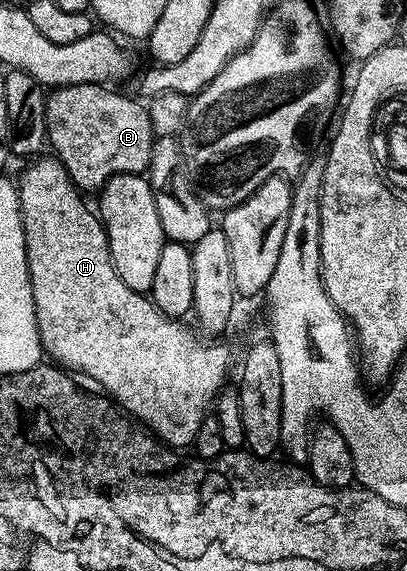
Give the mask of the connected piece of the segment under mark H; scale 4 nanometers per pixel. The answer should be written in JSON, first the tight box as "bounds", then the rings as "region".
{"bounds":[17,158,229,450],"region":[[[50,158],[50,160],[41,159],[34,159],[30,163],[34,164],[22,174],[21,180],[19,179],[17,193],[21,199],[21,221],[25,227],[25,249],[27,250],[27,262],[29,263],[33,305],[37,311],[37,329],[39,330],[39,338],[41,339],[44,355],[54,365],[60,366],[70,373],[78,374],[77,372],[82,372],[83,375],[90,376],[98,384],[96,387],[108,399],[112,400],[118,409],[124,410],[134,421],[140,422],[146,429],[152,430],[162,444],[174,450],[185,450],[188,444],[190,447],[196,441],[201,424],[210,415],[219,393],[226,387],[225,375],[229,372],[229,348],[225,344],[208,344],[205,341],[208,339],[204,335],[198,334],[192,327],[189,329],[185,322],[182,322],[180,319],[164,316],[153,305],[152,299],[146,293],[131,290],[131,286],[127,286],[127,282],[123,282],[123,278],[119,278],[119,274],[113,269],[113,259],[109,253],[109,243],[105,237],[105,226],[99,219],[98,213],[94,209],[92,212],[85,205],[86,197],[81,189],[73,185],[67,170],[62,166],[60,160],[56,158]]]}

